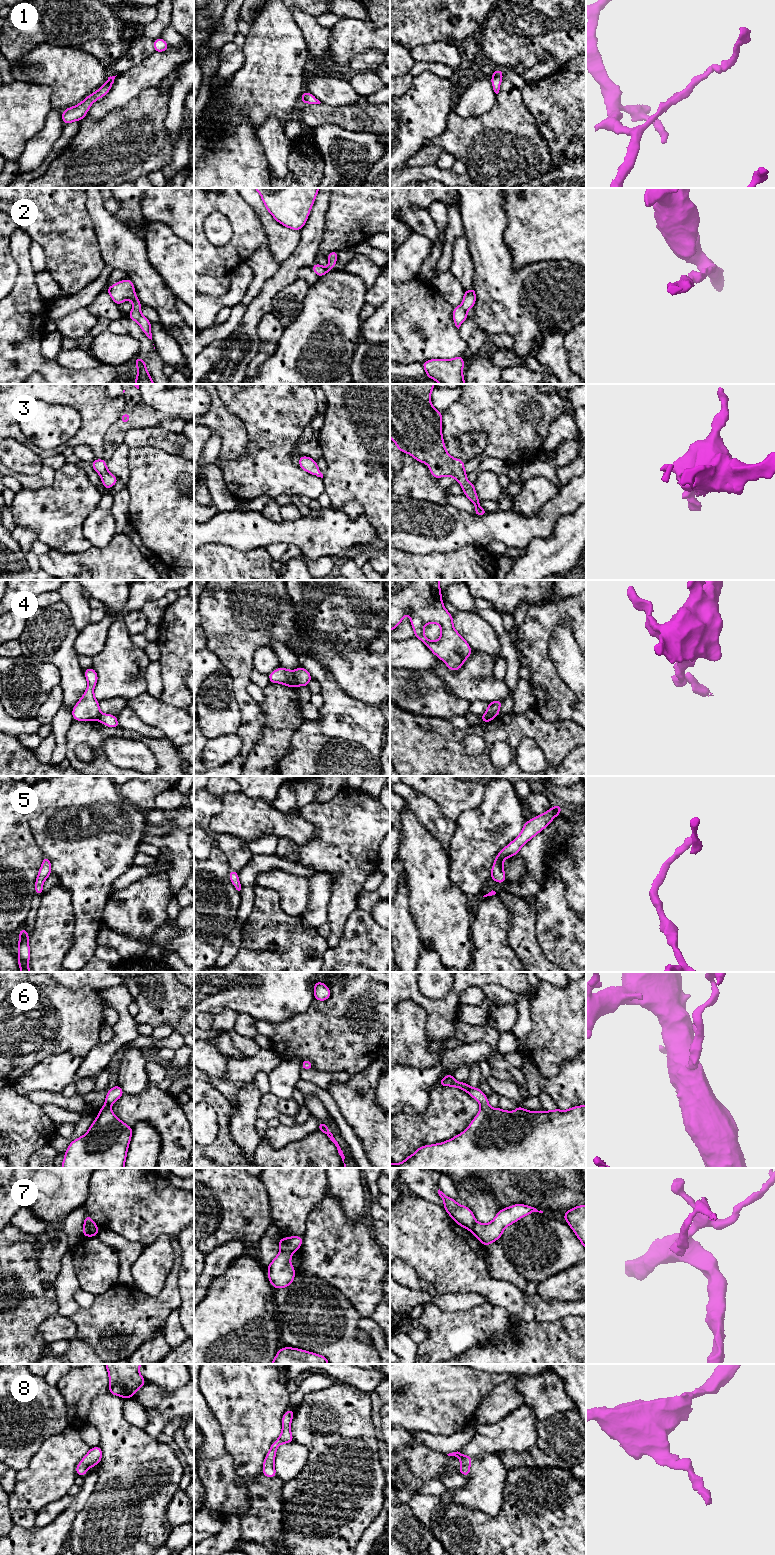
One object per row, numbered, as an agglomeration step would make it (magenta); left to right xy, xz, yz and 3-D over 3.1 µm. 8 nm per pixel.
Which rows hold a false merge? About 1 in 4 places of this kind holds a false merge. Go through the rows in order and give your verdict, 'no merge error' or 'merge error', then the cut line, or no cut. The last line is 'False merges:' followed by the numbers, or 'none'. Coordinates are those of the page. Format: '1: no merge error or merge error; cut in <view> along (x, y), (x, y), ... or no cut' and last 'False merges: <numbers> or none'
1: no merge error; no cut
2: no merge error; no cut
3: no merge error; no cut
4: merge error; cut in xz along (293, 672), (297, 685)
5: no merge error; no cut
6: no merge error; no cut
7: merge error; cut in xy along (84, 1222), (94, 1224), (97, 1227)
8: no merge error; no cut
False merges: 4, 7

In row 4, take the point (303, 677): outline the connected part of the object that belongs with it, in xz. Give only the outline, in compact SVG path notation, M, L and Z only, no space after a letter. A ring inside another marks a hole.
M299 666L295 671L295 679L297 686L307 687L312 679L311 674L303 667Z

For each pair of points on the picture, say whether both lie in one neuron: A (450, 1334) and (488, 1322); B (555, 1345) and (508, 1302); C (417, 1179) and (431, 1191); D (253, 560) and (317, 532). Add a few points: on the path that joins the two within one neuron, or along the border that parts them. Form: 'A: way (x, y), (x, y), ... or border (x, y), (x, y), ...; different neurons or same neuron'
A: way (459, 1331), (479, 1326); same neuron
B: border (510, 1313), (514, 1313), (527, 1321), (553, 1322); different neurons
C: way (420, 1183), (427, 1187); same neuron
D: border (265, 547), (242, 552); different neurons

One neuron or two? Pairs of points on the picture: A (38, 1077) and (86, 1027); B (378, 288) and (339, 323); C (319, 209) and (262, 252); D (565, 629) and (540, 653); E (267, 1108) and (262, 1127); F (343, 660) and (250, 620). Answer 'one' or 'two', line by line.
A: two
B: two
C: two
D: two
E: two
F: one

